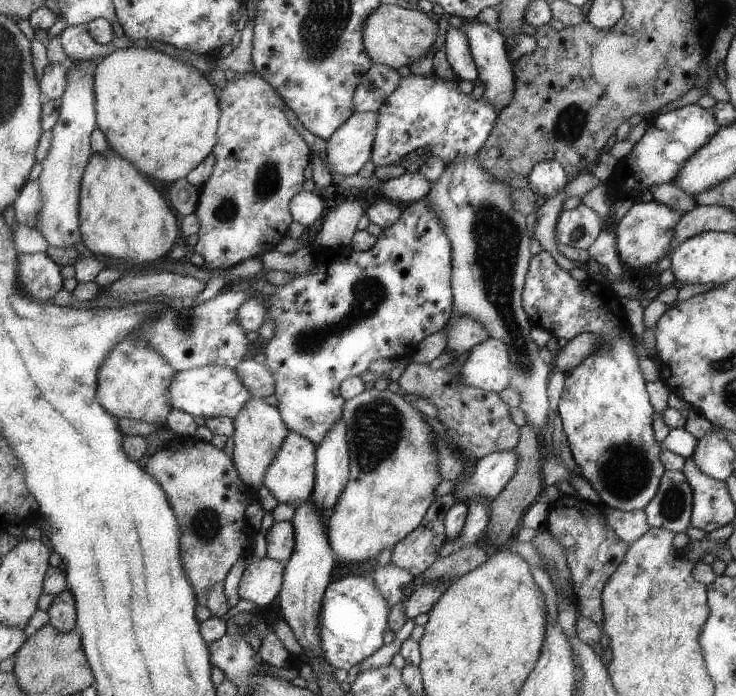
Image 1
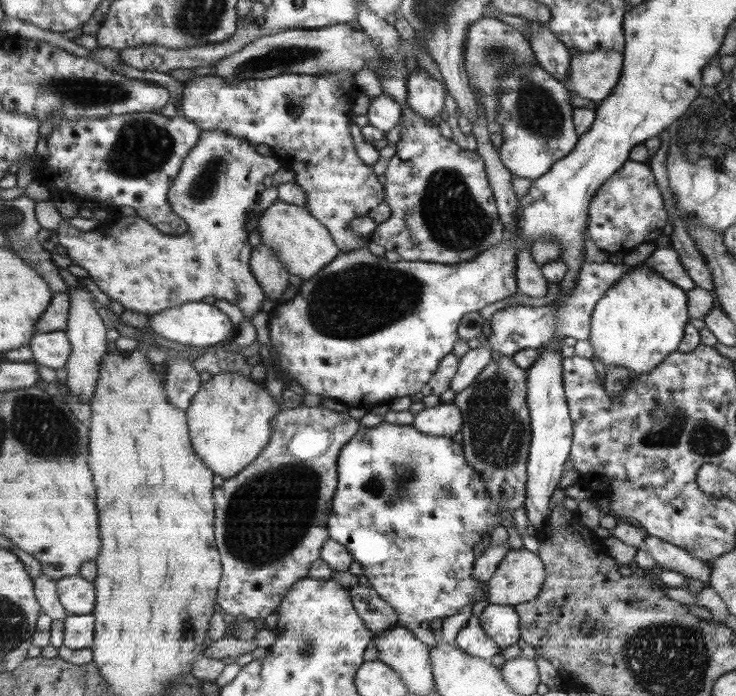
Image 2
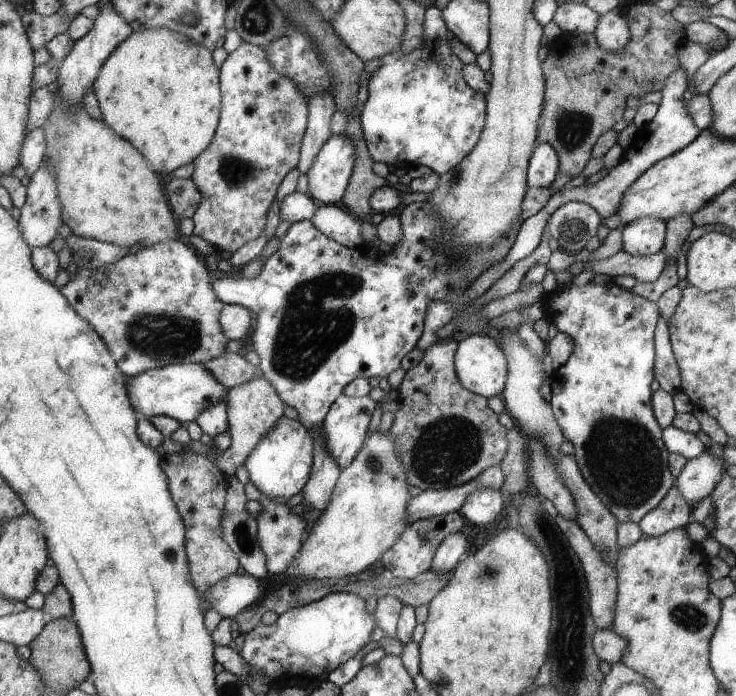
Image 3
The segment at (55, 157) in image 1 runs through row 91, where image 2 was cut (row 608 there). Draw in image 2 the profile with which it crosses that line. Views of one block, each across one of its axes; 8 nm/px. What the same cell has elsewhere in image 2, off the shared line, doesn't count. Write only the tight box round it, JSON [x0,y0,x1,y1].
[58,574,97,616]

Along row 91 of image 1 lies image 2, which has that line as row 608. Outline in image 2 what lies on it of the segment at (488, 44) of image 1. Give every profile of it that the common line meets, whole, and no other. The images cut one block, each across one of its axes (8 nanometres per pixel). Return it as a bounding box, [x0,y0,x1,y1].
[479,603,522,650]

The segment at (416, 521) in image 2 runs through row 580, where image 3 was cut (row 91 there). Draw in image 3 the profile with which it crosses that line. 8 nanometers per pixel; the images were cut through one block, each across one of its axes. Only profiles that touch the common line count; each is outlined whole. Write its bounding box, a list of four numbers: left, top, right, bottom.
[360,4,487,175]

